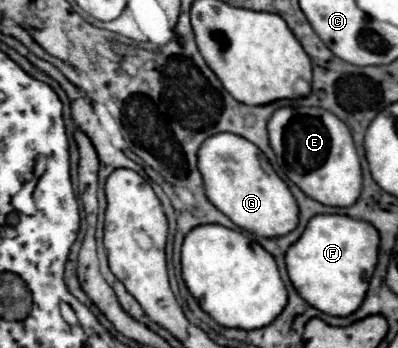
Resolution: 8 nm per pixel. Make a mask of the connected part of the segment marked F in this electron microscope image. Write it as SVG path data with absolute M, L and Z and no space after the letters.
M340 214L314 216L302 236L288 248L286 266L296 292L316 310L350 316L362 304L378 258L378 232L372 224Z

